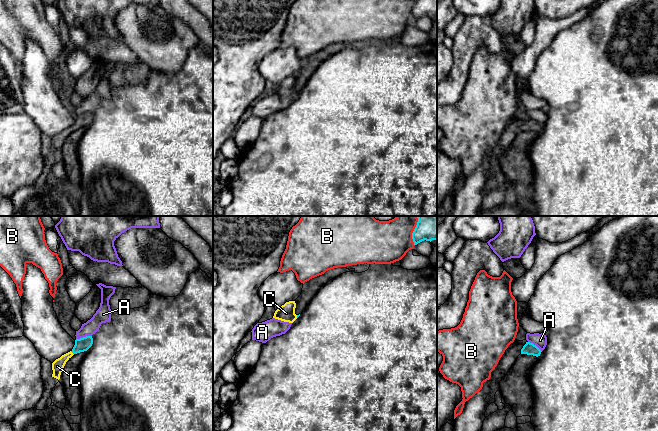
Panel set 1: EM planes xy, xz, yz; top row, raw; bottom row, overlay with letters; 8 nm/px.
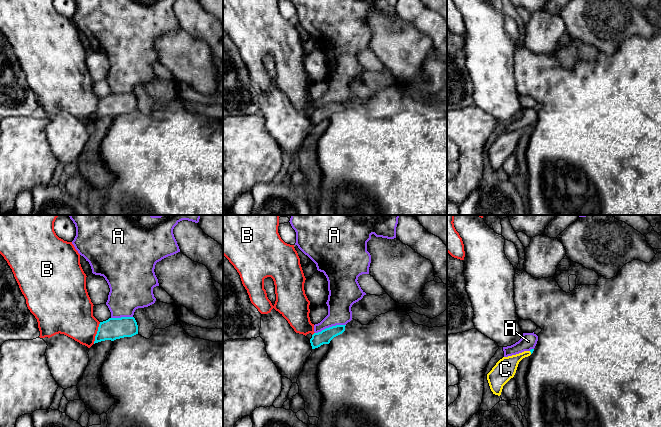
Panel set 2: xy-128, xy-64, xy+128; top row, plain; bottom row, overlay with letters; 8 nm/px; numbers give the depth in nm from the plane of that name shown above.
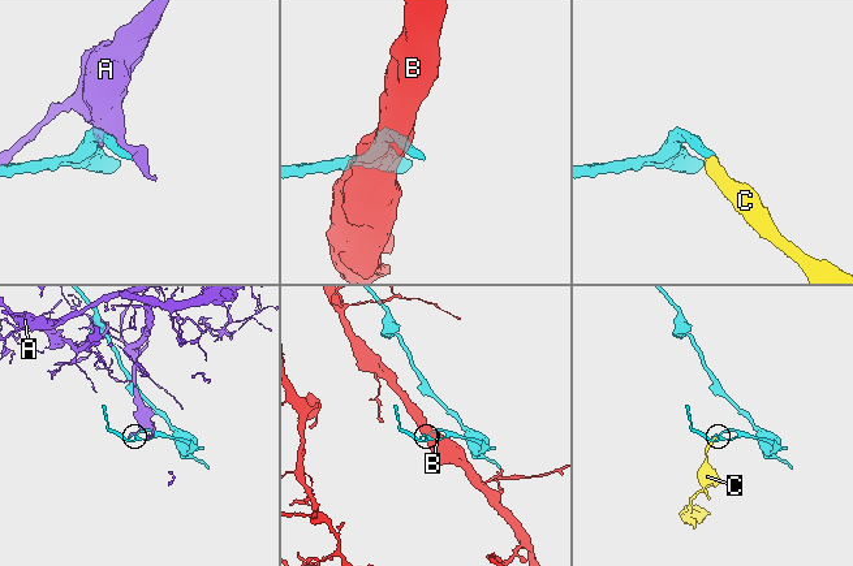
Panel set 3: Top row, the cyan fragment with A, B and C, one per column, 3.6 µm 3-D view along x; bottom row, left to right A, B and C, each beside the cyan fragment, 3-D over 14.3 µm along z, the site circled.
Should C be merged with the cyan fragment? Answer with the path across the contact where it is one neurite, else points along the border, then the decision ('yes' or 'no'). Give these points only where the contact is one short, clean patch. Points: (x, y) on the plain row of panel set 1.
way xy (83, 120), (72, 128), (57, 142); yes

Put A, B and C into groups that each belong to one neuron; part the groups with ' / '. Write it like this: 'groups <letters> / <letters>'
groups A / B / C

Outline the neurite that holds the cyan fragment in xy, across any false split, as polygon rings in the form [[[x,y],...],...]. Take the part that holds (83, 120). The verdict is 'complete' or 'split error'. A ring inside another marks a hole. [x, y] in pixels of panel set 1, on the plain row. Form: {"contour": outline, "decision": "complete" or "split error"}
{"contour": [[[86,112],[86,113],[83,113],[83,114],[80,114],[80,115],[76,115],[73,125],[70,128],[62,131],[60,134],[56,135],[52,139],[52,146],[53,146],[52,153],[59,156],[61,148],[62,148],[66,138],[74,130],[87,127],[92,122],[92,120],[93,120],[92,112]]], "decision": "split error"}

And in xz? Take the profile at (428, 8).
{"contour": [[[417,0],[413,9],[412,15],[414,21],[426,16],[437,16],[437,0]]], "decision": "complete"}

